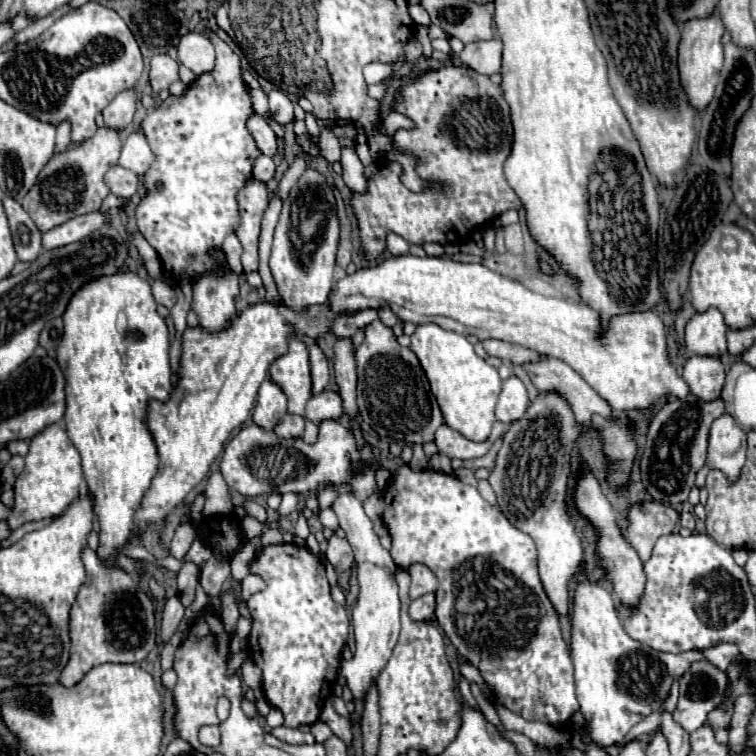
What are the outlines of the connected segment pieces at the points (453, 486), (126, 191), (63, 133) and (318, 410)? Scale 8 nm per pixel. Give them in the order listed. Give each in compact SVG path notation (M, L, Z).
M401 465L391 475L383 491L383 501L383 521L393 539L391 557L403 569L413 563L423 563L435 573L439 581L435 615L459 655L481 671L483 679L499 697L499 703L507 709L525 719L543 719L553 727L565 729L571 715L579 709L573 663L569 647L561 637L559 617L539 581L533 539L515 529L497 505L489 505L475 487L461 483L455 475L413 471L409 465Z
M115 165L105 173L105 183L111 189L113 195L121 197L121 199L131 199L137 193L139 187L139 175Z
M63 121L59 127L57 127L57 141L55 141L55 153L65 153L65 147L69 145L69 133L71 133L71 127L67 121Z
M323 391L321 395L309 399L305 419L319 425L321 421L327 421L327 419L337 421L343 417L343 413L345 413L345 409L343 409L341 395L335 391Z

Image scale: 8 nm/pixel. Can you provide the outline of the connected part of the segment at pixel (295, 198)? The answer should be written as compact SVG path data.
M307 169L291 189L289 199L283 203L271 247L271 275L275 279L279 297L287 307L303 313L313 305L327 303L333 289L337 243L339 219L335 211L335 197L325 183L325 177L315 169Z

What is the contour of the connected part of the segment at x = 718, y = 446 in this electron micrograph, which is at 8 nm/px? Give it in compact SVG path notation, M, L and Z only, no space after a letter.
M727 413L715 419L709 431L709 449L707 449L709 469L721 471L733 483L739 479L741 469L745 465L745 451L747 451L747 435L735 423L735 419Z

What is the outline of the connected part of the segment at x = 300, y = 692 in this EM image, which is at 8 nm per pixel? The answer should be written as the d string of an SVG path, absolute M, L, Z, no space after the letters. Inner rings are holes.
M283 543L265 547L257 559L251 561L251 573L265 579L267 587L261 593L249 597L247 605L253 617L253 629L249 635L249 655L259 661L255 663L263 671L263 691L267 701L281 709L287 727L313 725L319 719L325 699L331 695L337 671L341 665L341 651L349 633L349 617L343 605L331 599L329 581L325 577L325 567L317 555L307 547L297 543Z

